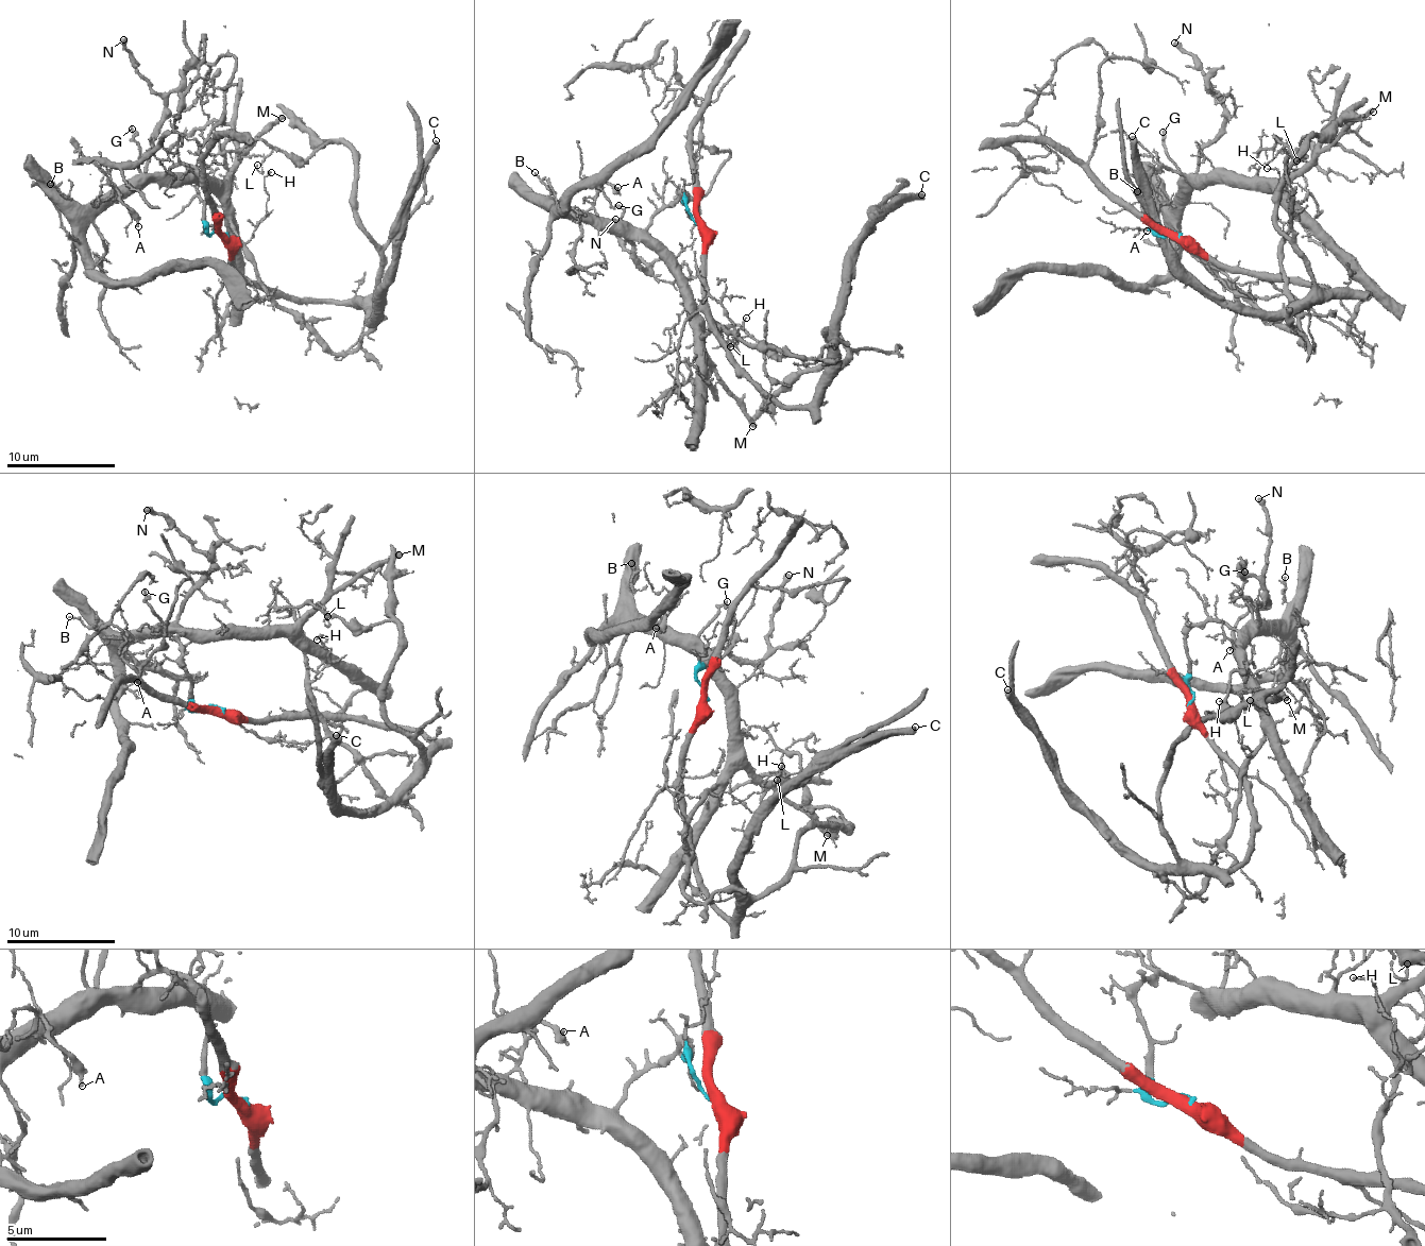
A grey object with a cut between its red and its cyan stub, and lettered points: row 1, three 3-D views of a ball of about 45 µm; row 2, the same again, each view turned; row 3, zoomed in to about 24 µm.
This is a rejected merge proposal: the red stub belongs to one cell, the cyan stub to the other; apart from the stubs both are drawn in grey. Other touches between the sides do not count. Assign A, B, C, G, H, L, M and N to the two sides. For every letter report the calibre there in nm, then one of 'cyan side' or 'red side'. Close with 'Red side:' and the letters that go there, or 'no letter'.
A: 190 nm thick; cyan side
B: 90 nm thick; cyan side
C: 480 nm thick; red side
G: 200 nm thick; cyan side
H: 120 nm thick; cyan side
L: 90 nm thick; red side
M: 360 nm thick; cyan side
N: 400 nm thick; cyan side
Red side: C, L

